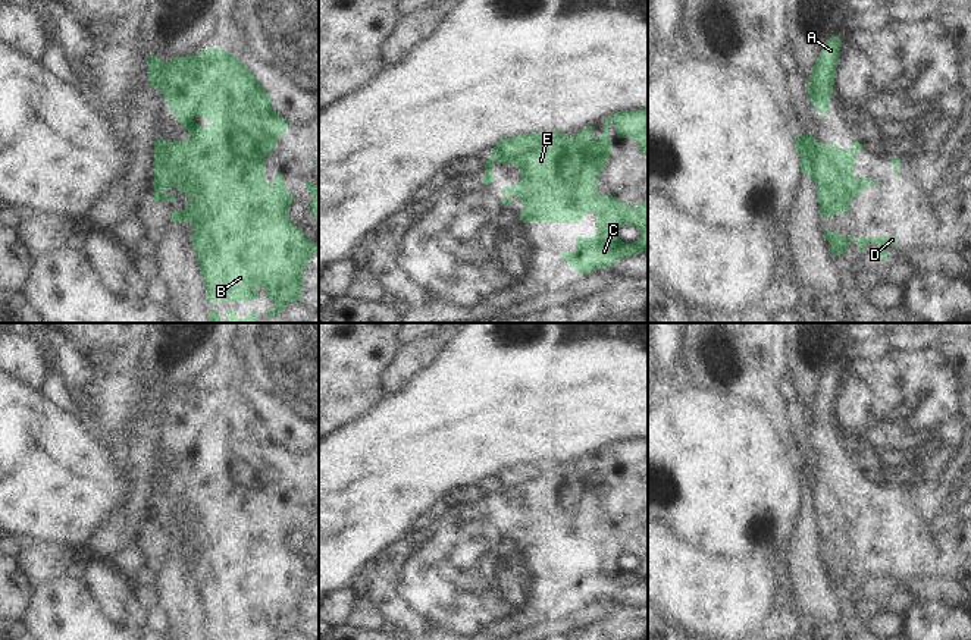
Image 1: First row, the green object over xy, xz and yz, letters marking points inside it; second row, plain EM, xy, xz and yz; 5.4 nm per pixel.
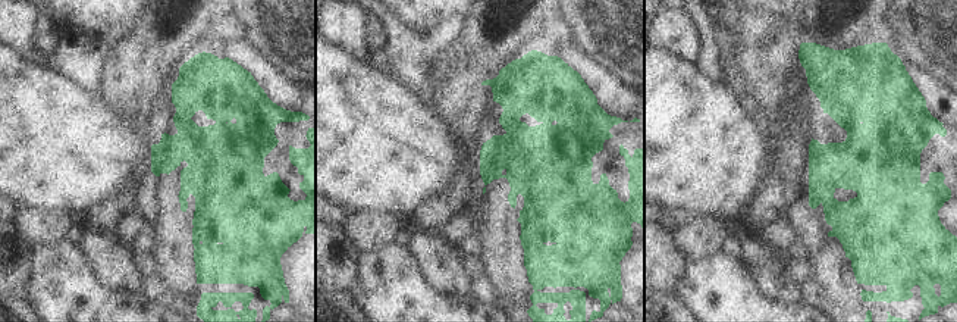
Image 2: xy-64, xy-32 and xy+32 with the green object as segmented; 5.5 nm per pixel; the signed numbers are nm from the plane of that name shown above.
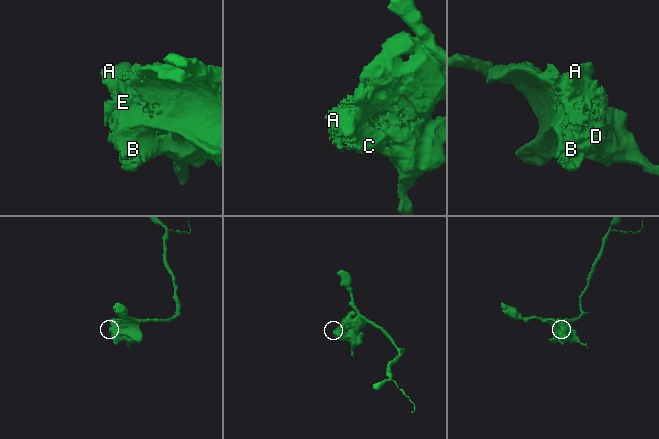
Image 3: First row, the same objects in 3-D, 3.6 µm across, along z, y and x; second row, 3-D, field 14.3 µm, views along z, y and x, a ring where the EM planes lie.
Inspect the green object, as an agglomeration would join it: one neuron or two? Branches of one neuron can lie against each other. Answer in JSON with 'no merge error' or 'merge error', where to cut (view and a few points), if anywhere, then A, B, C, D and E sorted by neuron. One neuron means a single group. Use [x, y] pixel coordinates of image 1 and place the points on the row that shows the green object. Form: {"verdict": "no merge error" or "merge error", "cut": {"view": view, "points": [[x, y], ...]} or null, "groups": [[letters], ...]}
{"verdict": "no merge error", "cut": null, "groups": [["A", "B", "C", "D", "E"]]}

